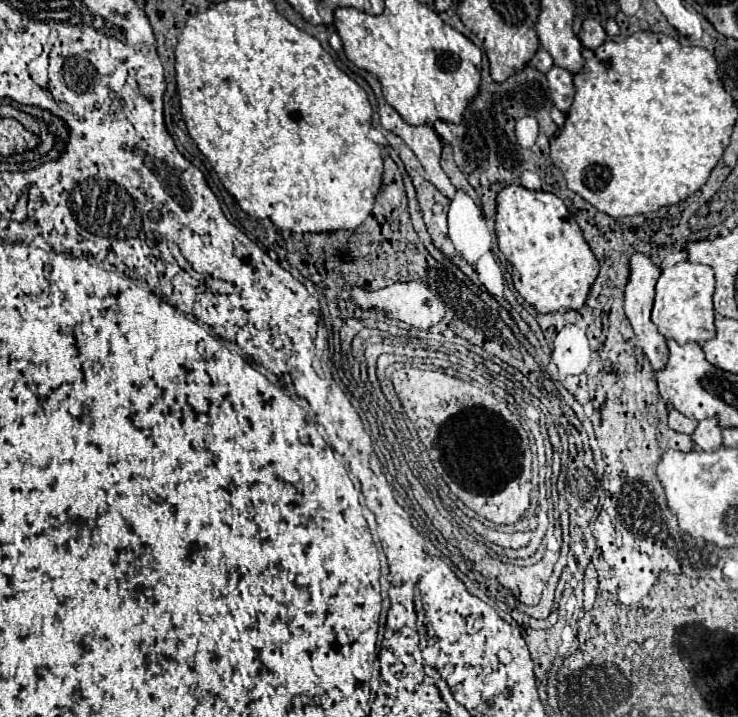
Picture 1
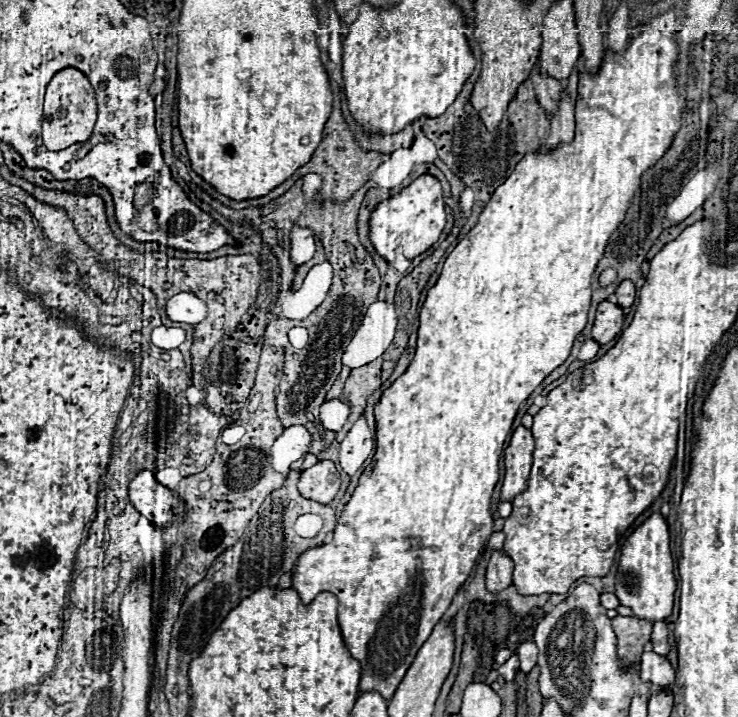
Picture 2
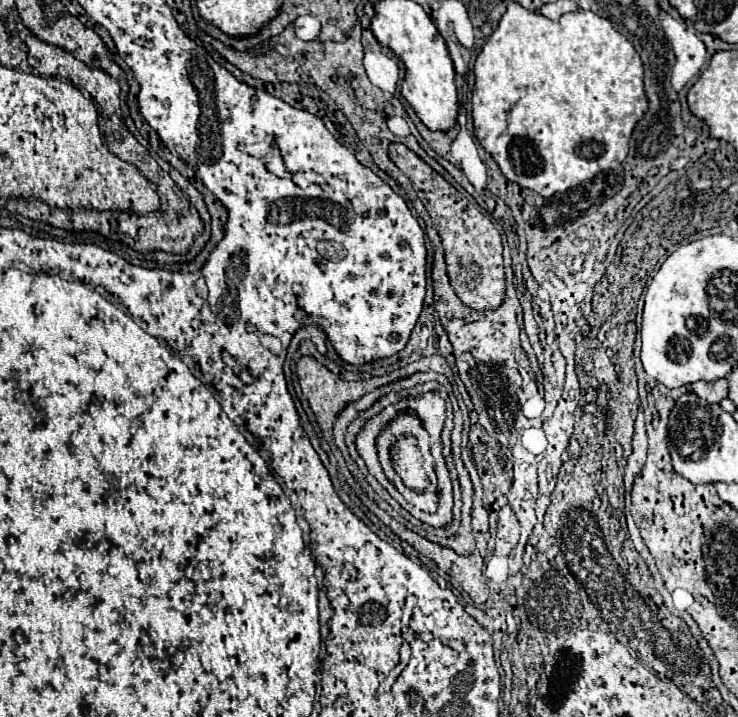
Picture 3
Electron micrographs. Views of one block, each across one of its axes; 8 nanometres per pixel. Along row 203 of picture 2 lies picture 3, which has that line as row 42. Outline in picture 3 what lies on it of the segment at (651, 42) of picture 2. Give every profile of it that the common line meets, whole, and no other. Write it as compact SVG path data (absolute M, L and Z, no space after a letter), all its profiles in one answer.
M514 2L508 4L508 10L502 16L498 28L492 32L490 40L484 44L482 52L476 58L474 76L476 76L476 84L474 84L474 92L472 92L472 118L474 118L474 132L478 136L478 142L484 146L484 150L488 150L492 154L492 158L498 162L502 174L508 180L538 192L542 198L550 198L556 192L566 192L566 190L582 184L584 180L594 178L600 170L618 168L624 162L624 158L628 156L628 142L632 138L632 132L634 132L638 120L648 110L648 98L644 94L644 66L642 66L642 60L636 54L634 46L614 26L610 26L610 22L606 18L602 18L594 12L584 12L584 10L564 14L560 20L554 22L554 20L544 18L540 12L530 12L530 10L522 8L520 4L514 4Z

